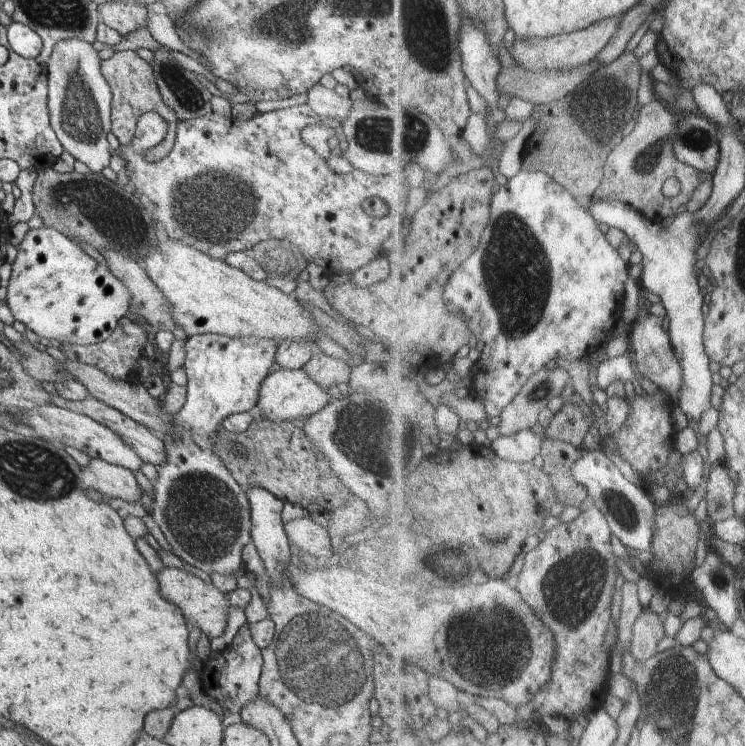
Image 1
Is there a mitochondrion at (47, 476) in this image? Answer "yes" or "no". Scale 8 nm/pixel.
yes

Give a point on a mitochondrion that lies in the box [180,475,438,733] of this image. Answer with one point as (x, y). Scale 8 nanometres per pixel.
(320, 662)

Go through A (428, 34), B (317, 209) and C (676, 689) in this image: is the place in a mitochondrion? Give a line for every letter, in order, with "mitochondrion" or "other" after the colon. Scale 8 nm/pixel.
A: mitochondrion
B: other
C: mitochondrion

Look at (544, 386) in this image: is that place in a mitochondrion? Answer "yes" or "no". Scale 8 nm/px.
yes

